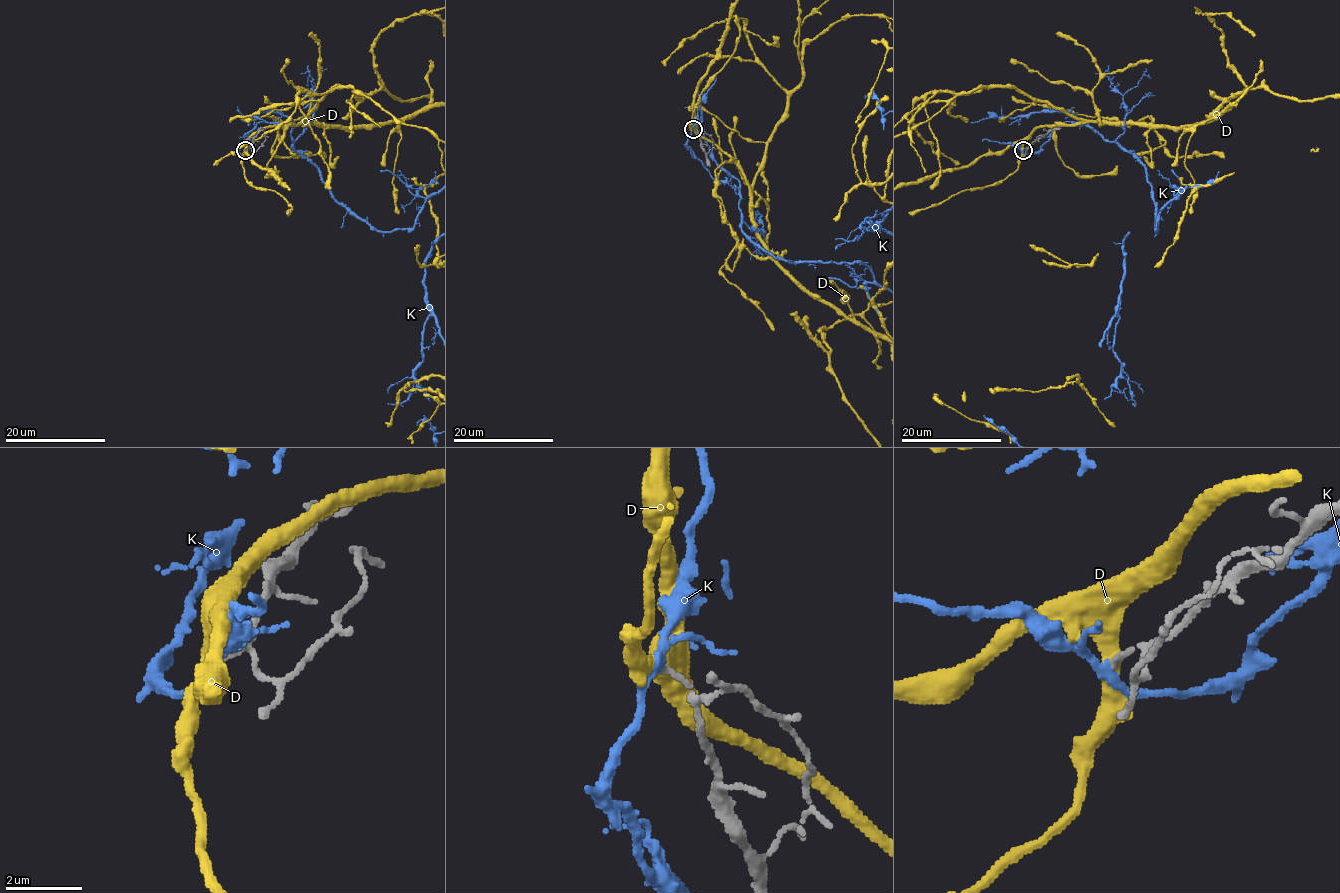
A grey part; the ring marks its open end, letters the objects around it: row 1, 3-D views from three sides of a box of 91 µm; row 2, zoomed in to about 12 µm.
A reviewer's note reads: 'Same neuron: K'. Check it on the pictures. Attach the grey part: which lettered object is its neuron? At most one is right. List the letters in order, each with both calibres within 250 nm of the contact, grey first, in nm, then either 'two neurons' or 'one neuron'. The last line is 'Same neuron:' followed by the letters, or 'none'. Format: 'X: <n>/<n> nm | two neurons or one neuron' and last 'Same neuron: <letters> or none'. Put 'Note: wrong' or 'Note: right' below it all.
D: 150/360 nm | two neurons
K: 150/170 nm | two neurons
Same neuron: none
Note: wrong

